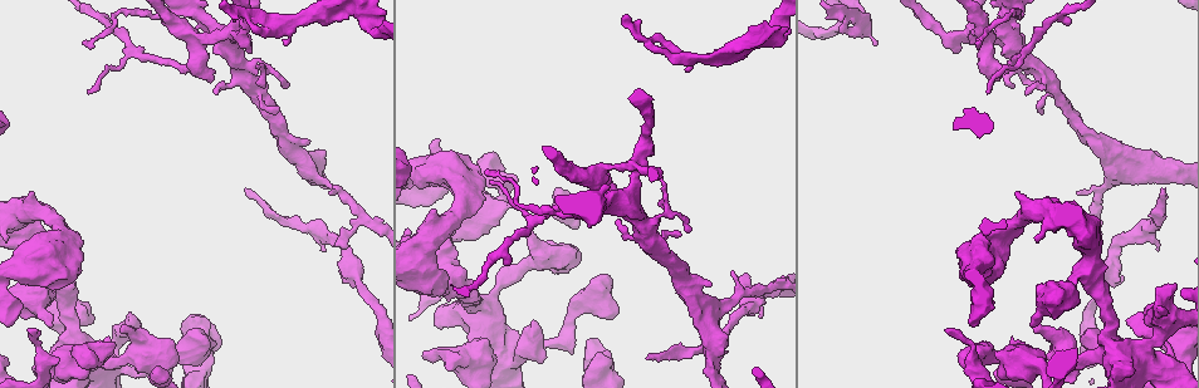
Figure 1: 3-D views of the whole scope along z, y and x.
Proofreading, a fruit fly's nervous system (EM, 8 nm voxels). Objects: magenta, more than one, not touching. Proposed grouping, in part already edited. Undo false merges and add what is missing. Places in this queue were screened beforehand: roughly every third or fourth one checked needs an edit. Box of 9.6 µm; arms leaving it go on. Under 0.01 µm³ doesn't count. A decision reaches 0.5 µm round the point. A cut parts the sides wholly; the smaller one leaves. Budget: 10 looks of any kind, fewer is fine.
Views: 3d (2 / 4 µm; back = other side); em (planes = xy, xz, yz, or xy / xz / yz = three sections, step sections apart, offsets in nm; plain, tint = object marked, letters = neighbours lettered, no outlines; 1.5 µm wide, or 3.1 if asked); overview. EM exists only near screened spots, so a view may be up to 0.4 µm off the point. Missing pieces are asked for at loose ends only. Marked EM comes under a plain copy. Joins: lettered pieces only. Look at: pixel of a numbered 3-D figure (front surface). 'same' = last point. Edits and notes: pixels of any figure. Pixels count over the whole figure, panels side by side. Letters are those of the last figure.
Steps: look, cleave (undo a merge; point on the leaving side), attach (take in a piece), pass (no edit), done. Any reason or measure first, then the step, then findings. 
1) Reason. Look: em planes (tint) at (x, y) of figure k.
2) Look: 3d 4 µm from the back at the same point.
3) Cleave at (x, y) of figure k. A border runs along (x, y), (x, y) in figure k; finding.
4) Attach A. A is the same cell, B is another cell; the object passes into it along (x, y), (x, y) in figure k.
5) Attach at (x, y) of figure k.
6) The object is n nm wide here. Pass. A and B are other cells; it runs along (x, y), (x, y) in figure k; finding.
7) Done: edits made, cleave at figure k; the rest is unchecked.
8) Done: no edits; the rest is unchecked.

Tapers out. Look: em planes (letters) at (1164, 188) of figure 1.

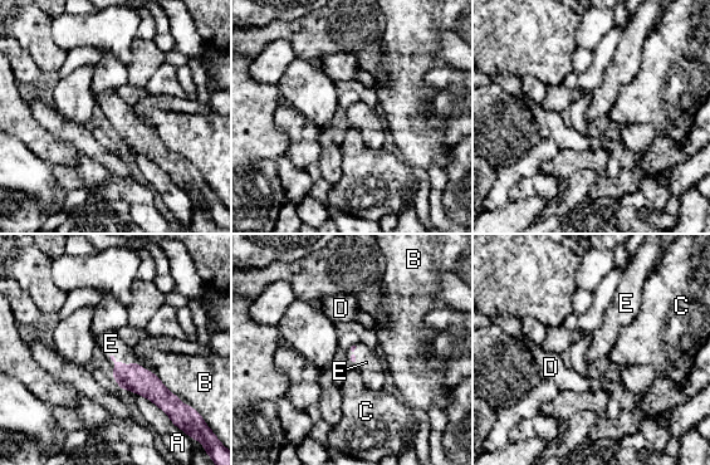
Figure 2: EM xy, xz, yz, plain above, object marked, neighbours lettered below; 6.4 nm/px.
Attach E. E is the same cell, A, B, C and D are other cells; the object passes into it along (135, 378), (121, 362), (111, 343) in figure 2; it goes on there.

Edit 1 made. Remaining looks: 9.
Free end. Look: em xy step 4 (letters) at (725, 352) of figure 1.

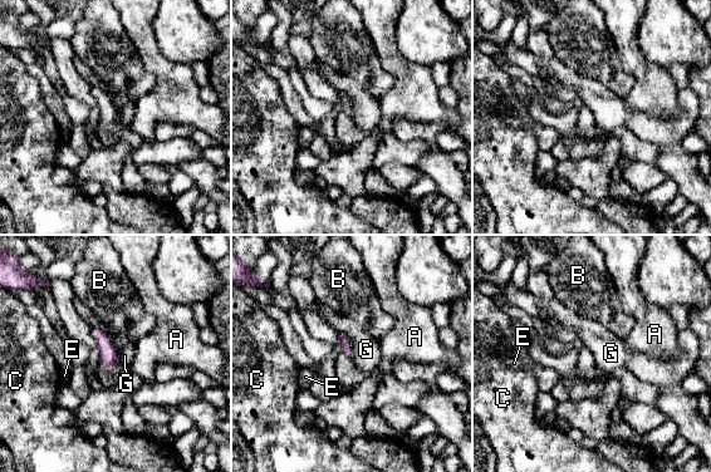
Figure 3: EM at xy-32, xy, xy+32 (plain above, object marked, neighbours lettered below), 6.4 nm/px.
Pass. A, B, C, E and G are other cells; a border runs along (337, 332), (348, 342), (353, 358) in figure 3; no lettered piece goes on from it.

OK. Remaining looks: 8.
See it whole again. Look: overview.

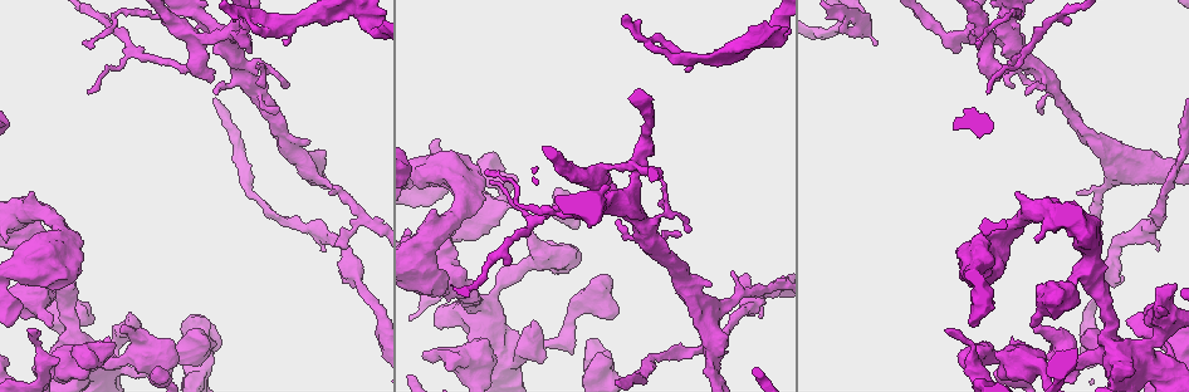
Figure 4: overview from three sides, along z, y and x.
Look: em xy step 4 (tint) at (637, 174) of figure 4.

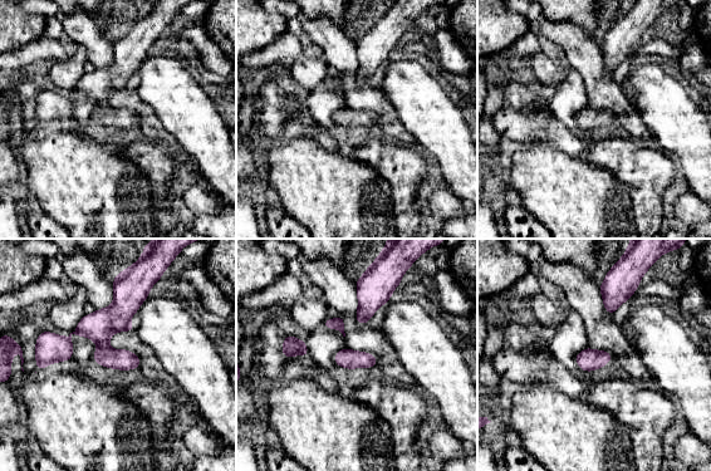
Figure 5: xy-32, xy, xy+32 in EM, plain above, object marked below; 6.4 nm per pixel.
Another direction. Look: em planes (letters) at the same point.

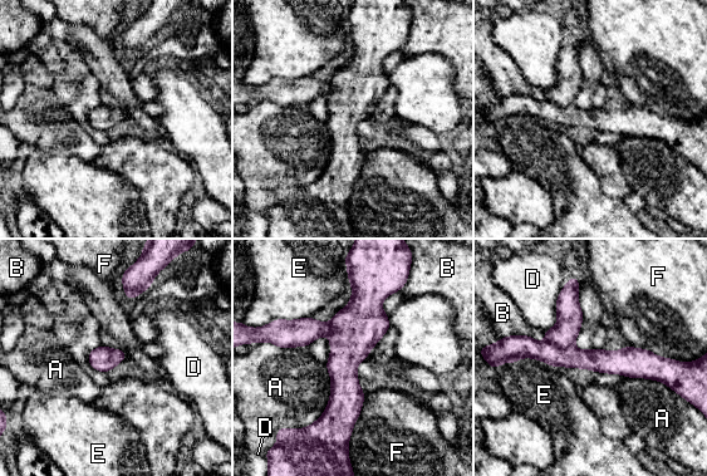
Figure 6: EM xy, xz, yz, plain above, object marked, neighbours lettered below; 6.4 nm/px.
The object is 160 nm wide here. Cleave at (569, 313) of figure 6. A, B, D, E and F are other cells; a border runs along (546, 339), (559, 346), (574, 348) in figure 6; a second neuron is stuck on.

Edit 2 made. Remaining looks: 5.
See it whole again. Look: overview.

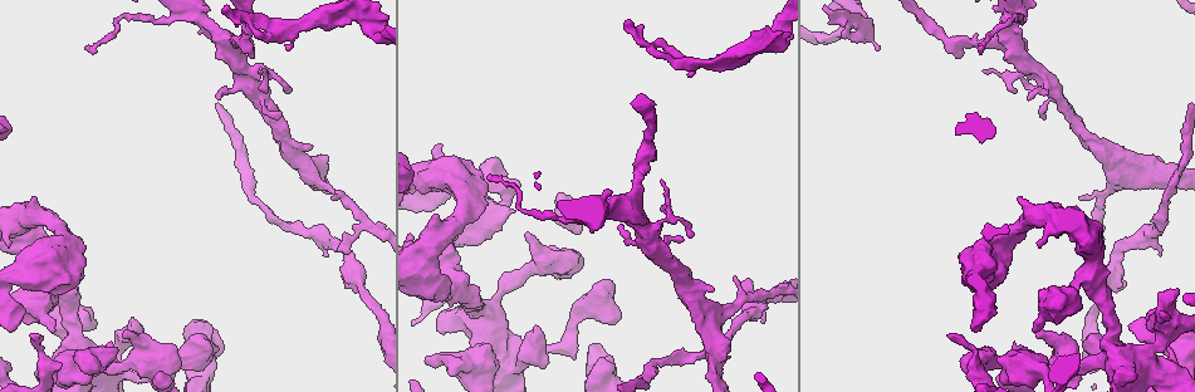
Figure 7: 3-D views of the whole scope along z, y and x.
Abrupt turn. Look: 3d 4 µm at (123, 16) of figure 7.

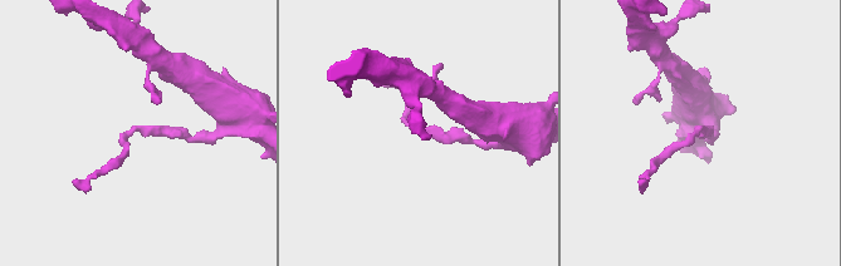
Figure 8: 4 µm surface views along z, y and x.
Need the tissue. Look: em planes (tint) at (137, 128) of figure 8.

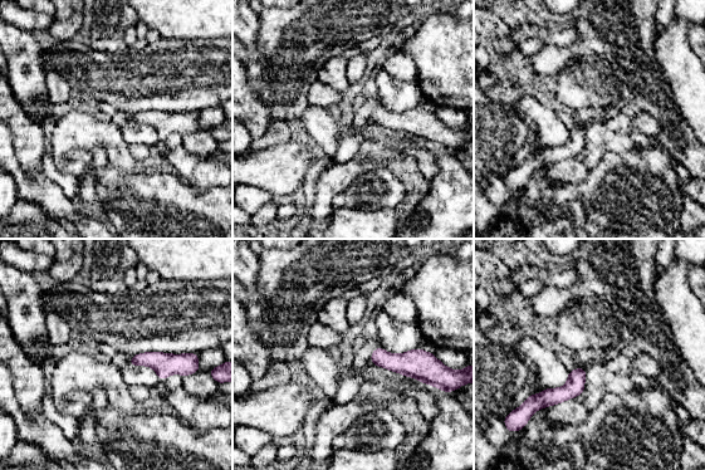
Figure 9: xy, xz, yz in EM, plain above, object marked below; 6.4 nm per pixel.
Look: em planes (letters) at the same point.

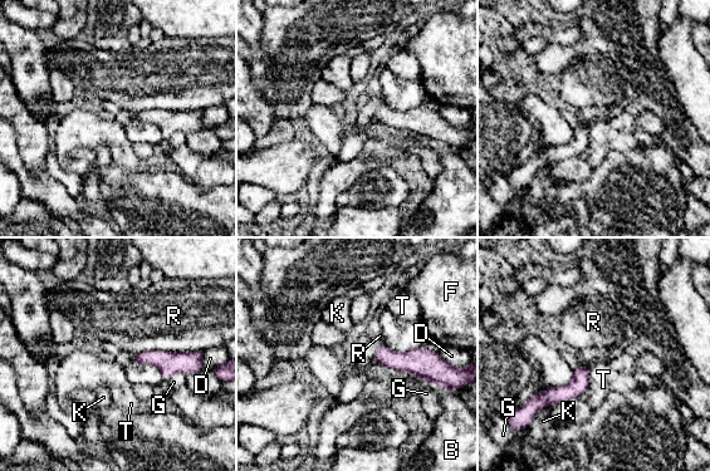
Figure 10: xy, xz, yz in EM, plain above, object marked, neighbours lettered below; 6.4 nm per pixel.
The object is 150 nm wide here. Pass. B, D, F, G, K, R and T are other cells; one neuron here.

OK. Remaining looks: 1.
Done: edits made, attach at figure 2, cleave at figure 6; the rest is unchecked.

